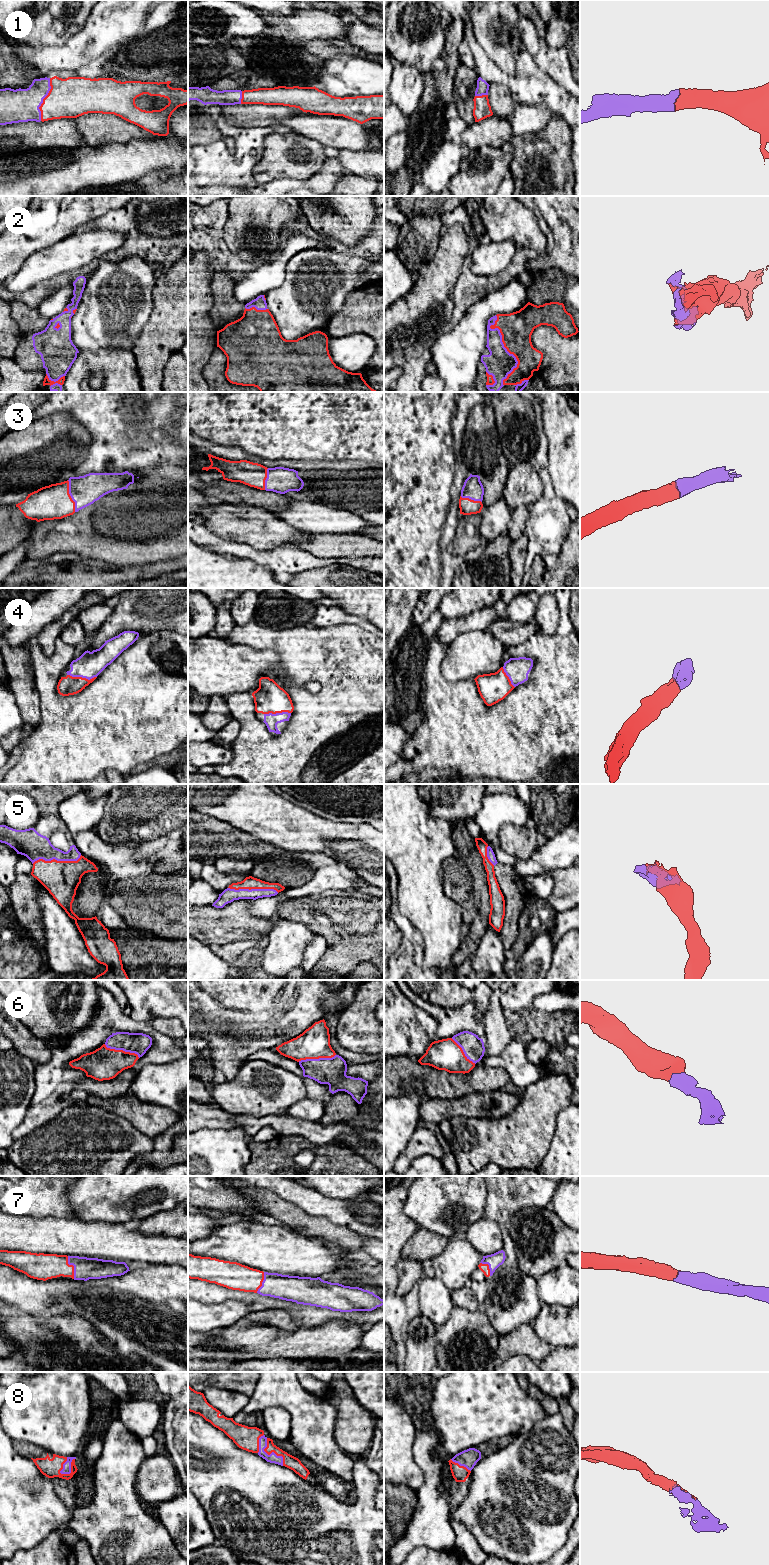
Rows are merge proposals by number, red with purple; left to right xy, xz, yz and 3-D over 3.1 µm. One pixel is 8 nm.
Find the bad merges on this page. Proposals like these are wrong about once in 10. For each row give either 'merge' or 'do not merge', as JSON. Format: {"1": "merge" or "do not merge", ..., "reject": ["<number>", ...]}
{"1": "merge", "2": "merge", "3": "merge", "4": "merge", "5": "merge", "6": "merge", "7": "merge", "8": "merge", "reject": []}

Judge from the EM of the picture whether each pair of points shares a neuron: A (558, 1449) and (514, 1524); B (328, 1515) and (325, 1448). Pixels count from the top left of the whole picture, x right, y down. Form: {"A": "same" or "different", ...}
{"A": "same", "B": "different"}

